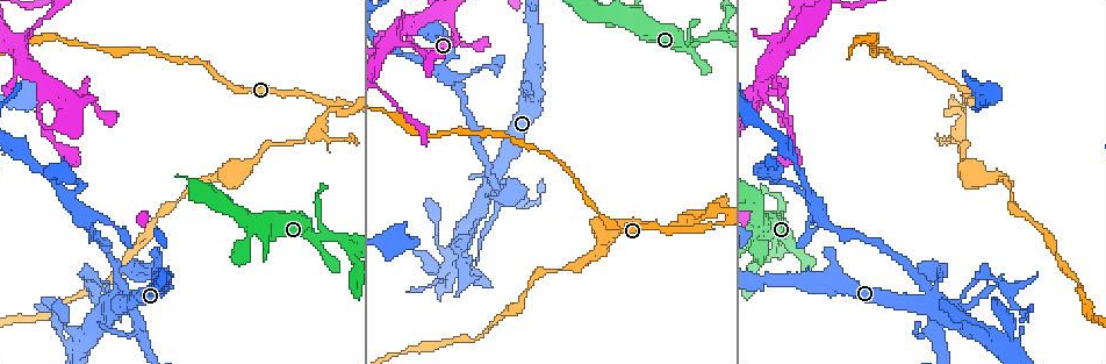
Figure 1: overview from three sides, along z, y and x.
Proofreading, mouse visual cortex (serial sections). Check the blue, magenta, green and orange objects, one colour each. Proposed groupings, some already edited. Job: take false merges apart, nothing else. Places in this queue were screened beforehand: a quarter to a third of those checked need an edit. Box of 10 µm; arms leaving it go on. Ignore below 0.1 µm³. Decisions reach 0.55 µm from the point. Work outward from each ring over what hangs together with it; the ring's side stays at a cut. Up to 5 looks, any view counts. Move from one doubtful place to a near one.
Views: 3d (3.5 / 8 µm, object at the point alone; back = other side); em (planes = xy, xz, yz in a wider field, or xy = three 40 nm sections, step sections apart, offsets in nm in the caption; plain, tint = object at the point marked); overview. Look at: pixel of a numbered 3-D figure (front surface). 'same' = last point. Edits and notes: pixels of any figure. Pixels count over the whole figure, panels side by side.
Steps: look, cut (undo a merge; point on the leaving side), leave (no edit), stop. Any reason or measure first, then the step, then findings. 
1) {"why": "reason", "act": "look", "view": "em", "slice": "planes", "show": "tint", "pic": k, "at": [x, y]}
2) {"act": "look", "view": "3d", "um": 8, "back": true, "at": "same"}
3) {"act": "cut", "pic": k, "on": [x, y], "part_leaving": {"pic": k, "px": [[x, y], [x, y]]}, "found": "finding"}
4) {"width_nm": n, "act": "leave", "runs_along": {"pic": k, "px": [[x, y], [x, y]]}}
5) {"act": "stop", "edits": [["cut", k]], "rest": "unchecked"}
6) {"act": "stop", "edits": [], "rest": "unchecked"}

{"why": "three-way junction", "act": "look", "view": "3d", "um": 3.5, "pic": 1, "at": [45, 19]}

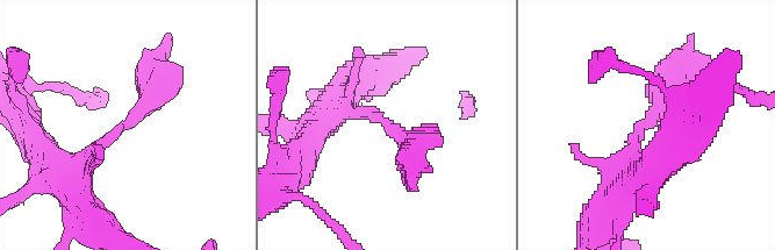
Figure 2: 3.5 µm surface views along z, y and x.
{"act": "look", "view": "em", "slice": "xy", "step": 5, "show": "tint", "pic": 2, "at": [384, 120]}

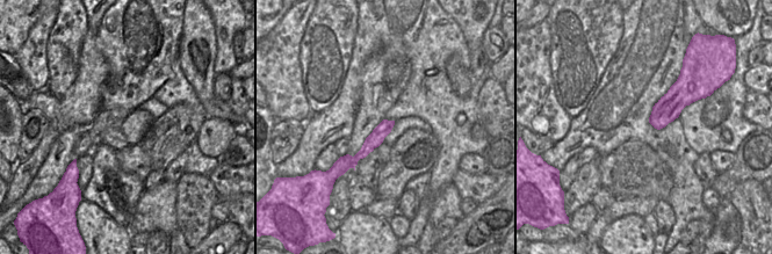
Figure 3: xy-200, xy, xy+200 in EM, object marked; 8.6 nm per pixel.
{"arm_widths_nm": [250, 250, 300], "act": "leave", "runs_along": {"pic": 2, "px": [[67, 181], [145, 107], [150, 81]]}, "found": "continuous, no second cell"}

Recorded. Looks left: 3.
{"act": "look", "view": "3d", "um": 3.5, "pic": 1, "at": [924, 302]}

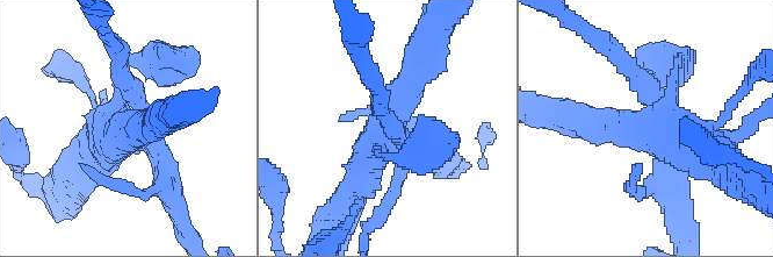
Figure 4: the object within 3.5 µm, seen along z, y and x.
{"why": "now the EM", "act": "look", "view": "em", "slice": "xy", "step": 5, "show": "tint", "pic": 4, "at": [126, 128]}

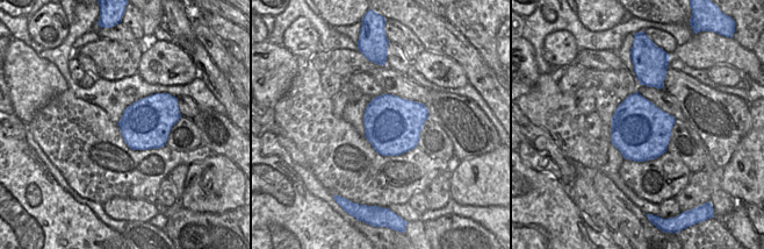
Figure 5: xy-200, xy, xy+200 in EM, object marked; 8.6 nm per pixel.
{"act": "leave", "runs_along": {"pic": 4, "px": [[418, 68], [371, 148], [358, 190]]}, "found": "continuous, no second cell"}

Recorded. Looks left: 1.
{"act": "stop", "edits": [], "rest": "unchecked"}

